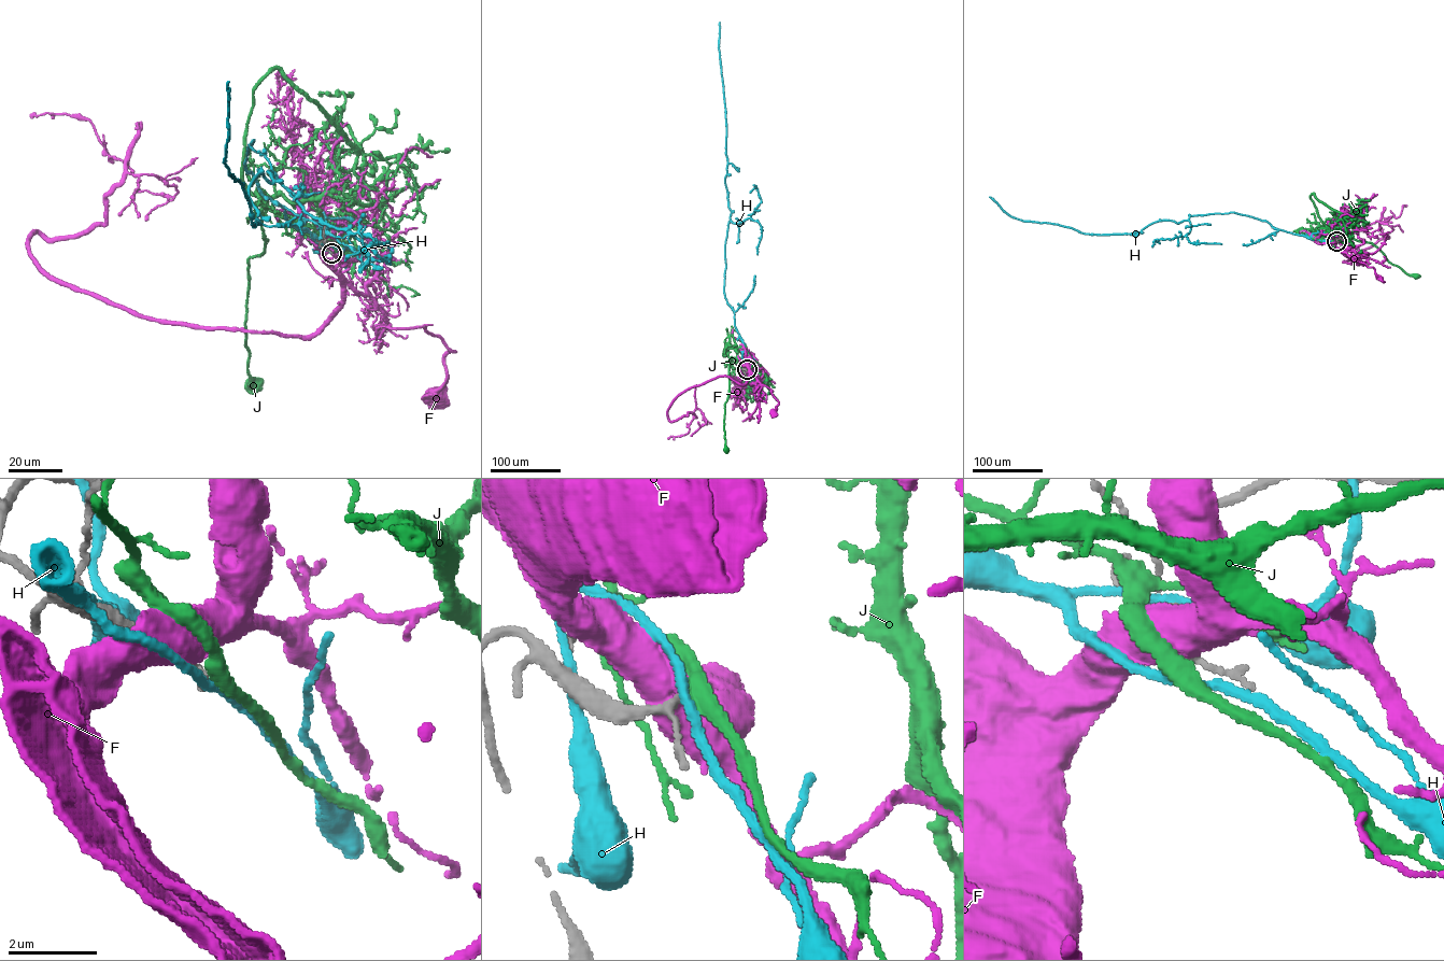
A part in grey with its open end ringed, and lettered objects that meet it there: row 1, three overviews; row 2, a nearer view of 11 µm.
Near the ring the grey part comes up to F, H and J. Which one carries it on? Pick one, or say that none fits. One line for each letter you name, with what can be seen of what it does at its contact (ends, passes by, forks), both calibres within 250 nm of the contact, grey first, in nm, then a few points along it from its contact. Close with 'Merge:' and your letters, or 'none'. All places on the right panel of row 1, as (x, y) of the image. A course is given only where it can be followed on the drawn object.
Merge: none

